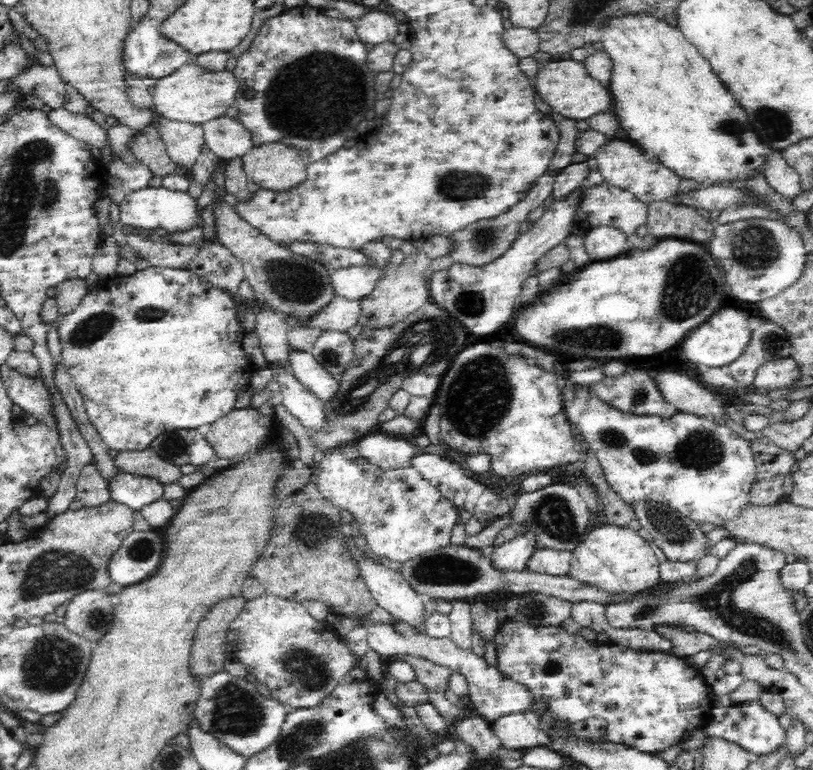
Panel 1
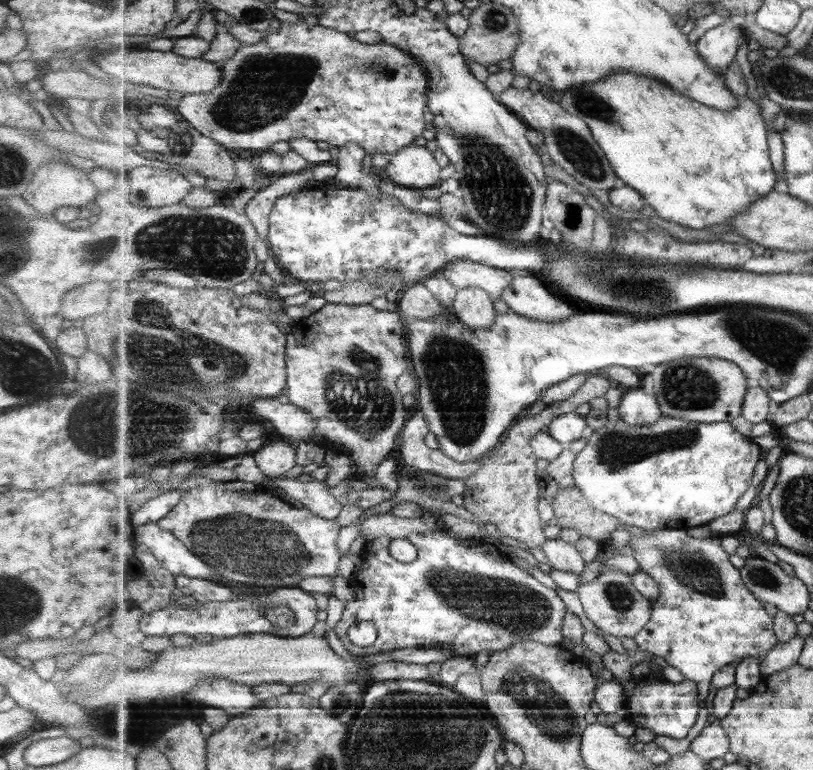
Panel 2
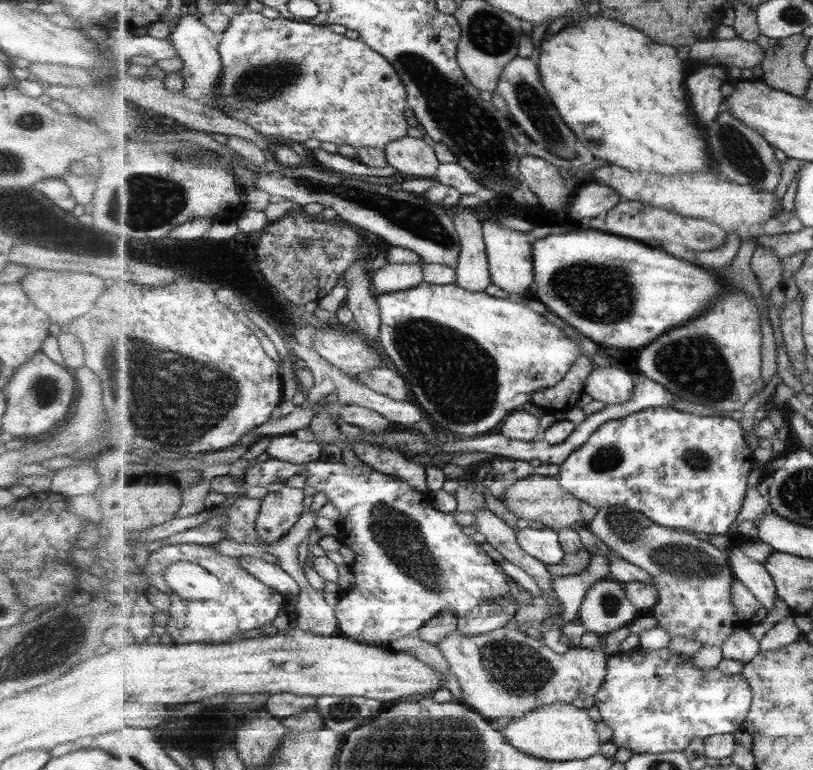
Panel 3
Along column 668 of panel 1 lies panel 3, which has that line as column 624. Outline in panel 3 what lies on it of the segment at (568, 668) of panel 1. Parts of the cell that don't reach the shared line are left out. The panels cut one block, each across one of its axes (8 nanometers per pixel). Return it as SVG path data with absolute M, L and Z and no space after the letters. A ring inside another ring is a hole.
M640 646L627 653L610 655L607 664L606 680L603 681L603 686L599 689L599 692L594 696L594 705L598 708L601 714L601 720L607 724L613 730L613 736L610 738L610 742L613 742L617 748L628 748L633 754L657 754L657 753L670 753L670 752L683 752L695 738L707 738L713 735L733 734L737 730L743 728L743 722L747 720L748 714L751 710L751 704L753 704L753 690L751 683L745 678L745 676L725 674L718 667L709 671L701 671L695 667L692 655L679 655L671 653L671 650L667 647L656 649L655 651L641 651Z

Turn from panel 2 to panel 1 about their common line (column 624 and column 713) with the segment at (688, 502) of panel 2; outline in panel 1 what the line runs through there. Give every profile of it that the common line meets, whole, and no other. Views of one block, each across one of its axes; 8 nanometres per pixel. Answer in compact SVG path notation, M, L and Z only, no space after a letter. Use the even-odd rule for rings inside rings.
M566 378L561 390L566 419L589 442L606 480L620 495L625 506L634 501L666 503L699 526L709 523L717 527L722 520L734 519L739 510L749 503L749 492L757 473L756 460L748 441L728 426L682 412L671 418L635 416L601 400L590 387L573 386Z

